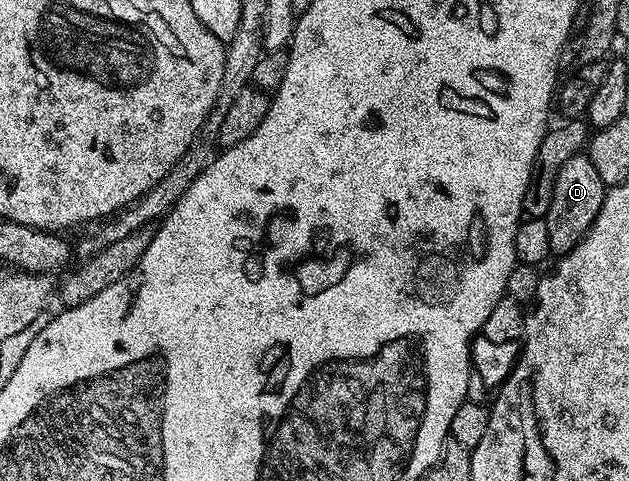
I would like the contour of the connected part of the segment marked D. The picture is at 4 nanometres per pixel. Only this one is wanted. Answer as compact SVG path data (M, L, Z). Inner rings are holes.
M584 153L573 154L563 168L555 176L555 192L551 196L551 208L544 219L547 224L547 237L550 238L550 251L560 256L571 252L579 240L591 228L595 216L599 216L599 208L603 208L606 184L599 180L599 172L595 172L595 164Z

